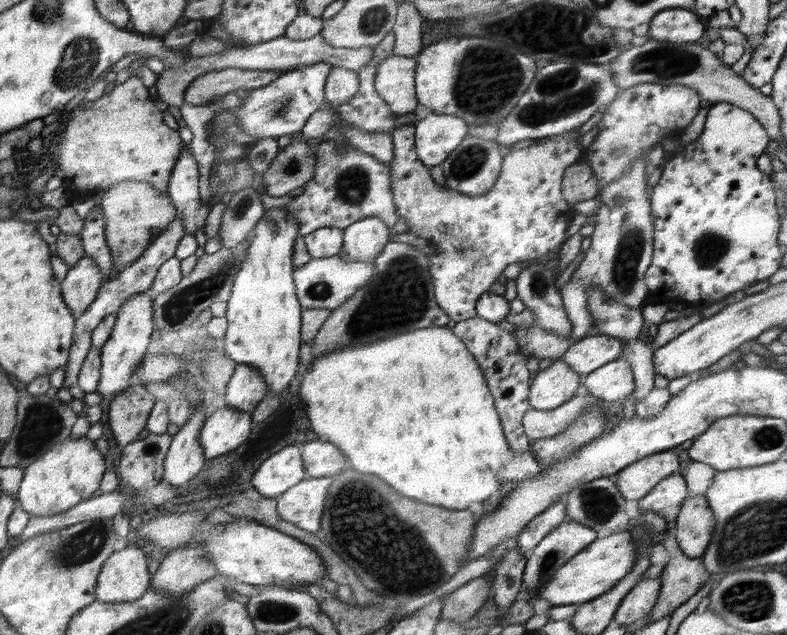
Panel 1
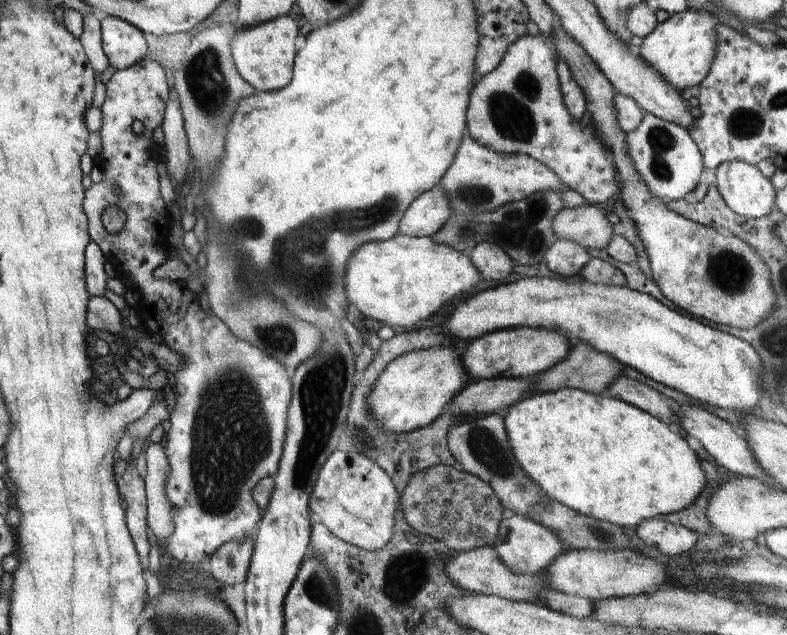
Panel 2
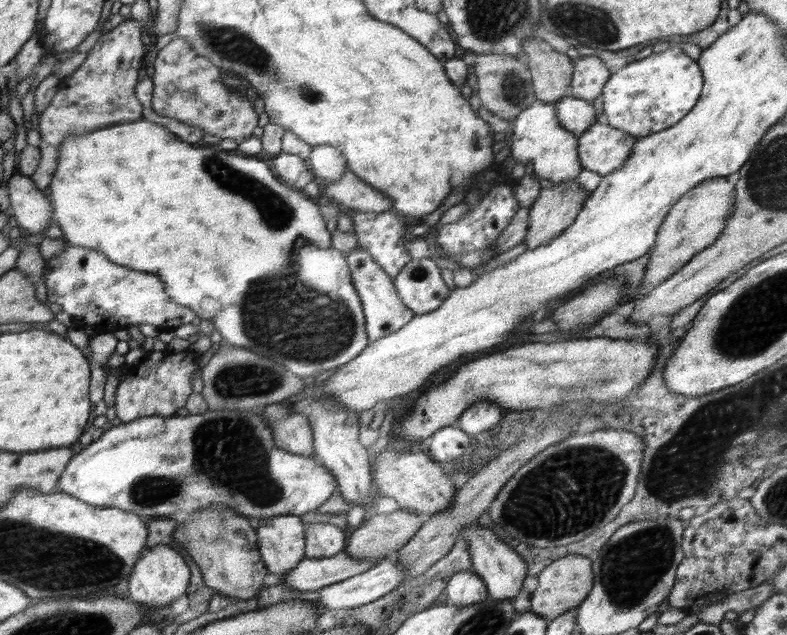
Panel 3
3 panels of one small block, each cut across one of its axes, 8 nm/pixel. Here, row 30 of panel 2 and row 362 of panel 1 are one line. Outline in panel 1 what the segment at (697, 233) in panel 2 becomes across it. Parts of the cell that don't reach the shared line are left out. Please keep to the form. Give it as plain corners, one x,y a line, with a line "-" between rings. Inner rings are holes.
561,359
541,370
531,380
529,403
532,409
548,411
567,403
580,386
579,374

